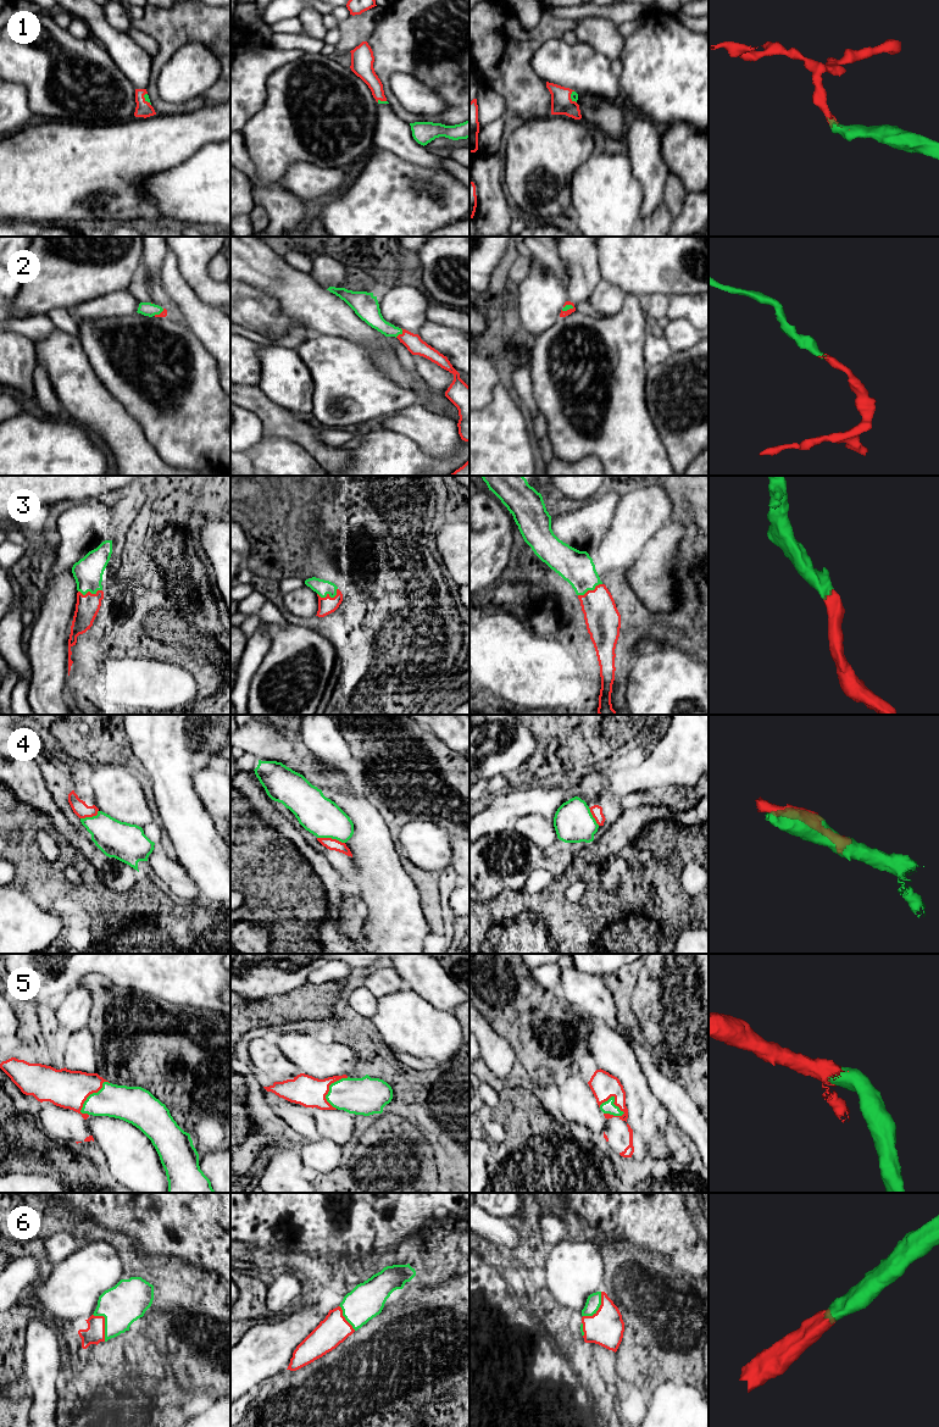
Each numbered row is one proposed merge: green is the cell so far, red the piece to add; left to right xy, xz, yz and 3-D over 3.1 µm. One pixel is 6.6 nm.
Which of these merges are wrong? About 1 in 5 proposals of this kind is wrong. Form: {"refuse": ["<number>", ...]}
{"refuse": ["4"]}

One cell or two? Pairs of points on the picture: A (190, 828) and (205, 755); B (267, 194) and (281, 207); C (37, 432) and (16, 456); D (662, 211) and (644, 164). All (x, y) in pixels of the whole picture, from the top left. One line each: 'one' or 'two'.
A: one
B: one
C: one
D: two

